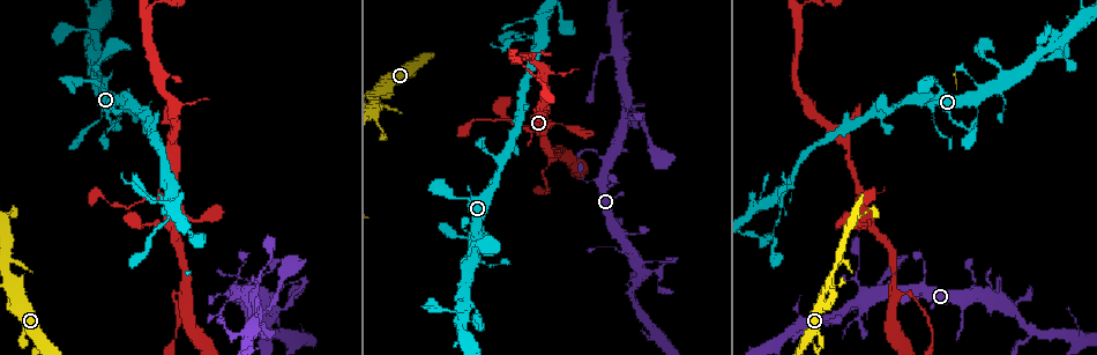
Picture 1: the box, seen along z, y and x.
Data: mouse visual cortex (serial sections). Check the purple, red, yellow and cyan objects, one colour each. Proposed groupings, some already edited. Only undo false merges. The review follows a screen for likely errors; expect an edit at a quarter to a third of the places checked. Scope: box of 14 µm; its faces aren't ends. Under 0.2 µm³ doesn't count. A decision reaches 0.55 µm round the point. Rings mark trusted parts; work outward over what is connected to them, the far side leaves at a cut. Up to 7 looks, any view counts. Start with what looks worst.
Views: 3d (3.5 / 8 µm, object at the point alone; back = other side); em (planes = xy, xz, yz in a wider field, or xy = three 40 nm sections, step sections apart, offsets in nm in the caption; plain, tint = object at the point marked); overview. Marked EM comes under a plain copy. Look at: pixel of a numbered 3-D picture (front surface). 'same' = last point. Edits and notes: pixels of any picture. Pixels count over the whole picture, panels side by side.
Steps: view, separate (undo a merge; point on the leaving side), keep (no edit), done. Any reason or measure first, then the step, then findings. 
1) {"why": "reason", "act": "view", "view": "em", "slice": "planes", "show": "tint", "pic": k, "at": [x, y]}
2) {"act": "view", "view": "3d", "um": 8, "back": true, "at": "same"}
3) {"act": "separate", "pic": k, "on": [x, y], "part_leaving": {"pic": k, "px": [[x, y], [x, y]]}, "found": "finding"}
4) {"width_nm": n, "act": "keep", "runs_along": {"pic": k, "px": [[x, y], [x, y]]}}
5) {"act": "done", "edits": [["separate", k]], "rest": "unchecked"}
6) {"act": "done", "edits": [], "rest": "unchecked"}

{"why": "abrupt turn", "act": "view", "view": "3d", "um": 3.5, "pic": 1, "at": [173, 295]}

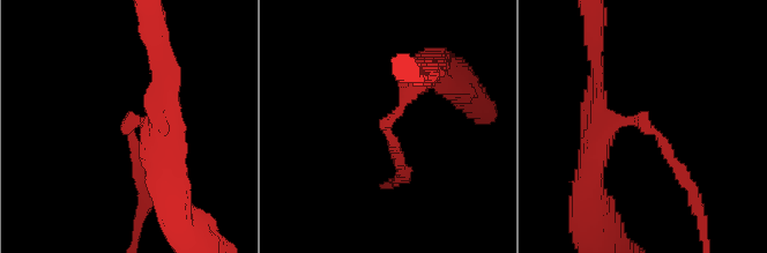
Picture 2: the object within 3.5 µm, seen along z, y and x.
{"act": "view", "view": "em", "slice": "xy", "step": 1, "show": "tint", "pic": 2, "at": [389, 130]}

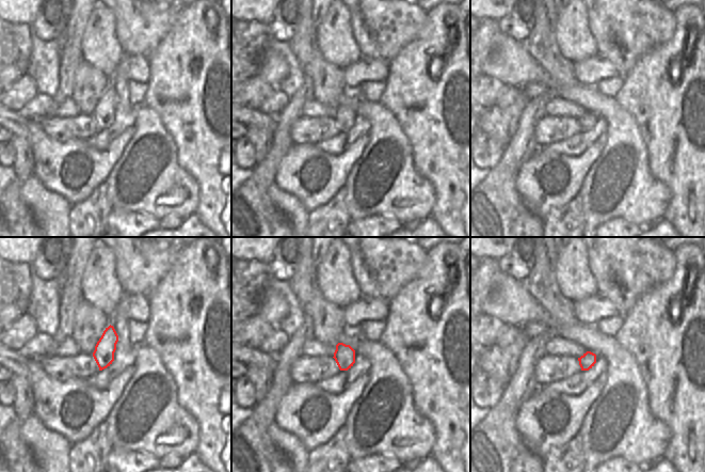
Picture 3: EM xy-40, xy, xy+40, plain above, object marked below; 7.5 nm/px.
{"width_nm": 160, "act": "keep", "runs_along": {"pic": 2, "px": [[597, 112], [653, 129], [691, 193]]}, "found": "one cell here"}

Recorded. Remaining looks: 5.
{"why": "three arms meet", "act": "view", "view": "3d", "um": 3.5, "back": true, "pic": 1, "at": [829, 285]}

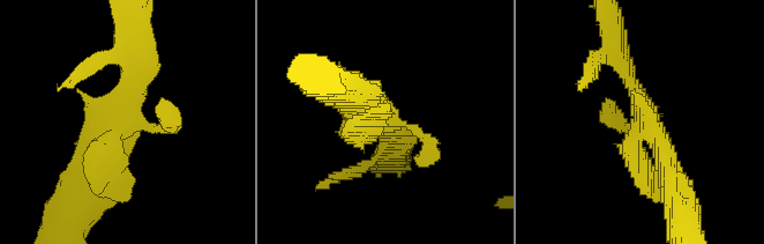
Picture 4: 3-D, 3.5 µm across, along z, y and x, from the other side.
{"act": "view", "view": "em", "slice": "xy", "step": 1, "show": "tint", "pic": 4, "at": [118, 121]}

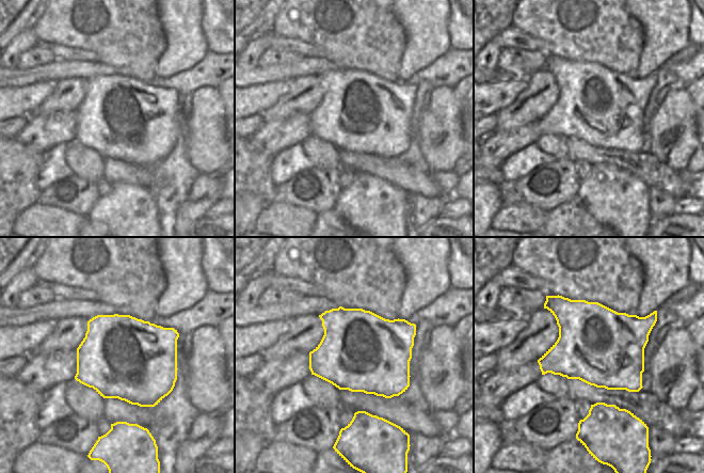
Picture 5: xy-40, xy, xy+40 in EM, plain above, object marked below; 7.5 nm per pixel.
{"act": "keep", "found": "one cell here"}

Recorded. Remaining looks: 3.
{"why": "three-way junction", "act": "view", "view": "3d", "um": 3.5, "back": true, "pic": 1, "at": [848, 308]}

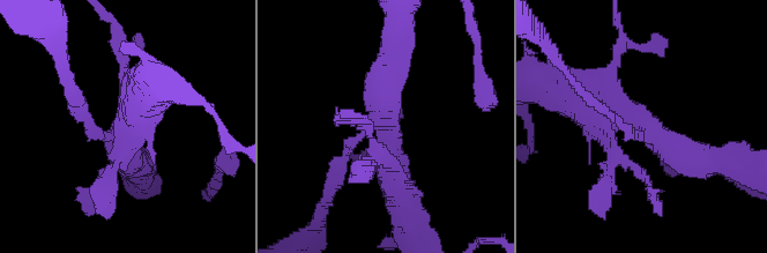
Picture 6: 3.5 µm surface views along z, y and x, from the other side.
{"arms": 3, "arm_widths_nm": [150, 400, 400], "why": "now the EM", "act": "view", "view": "em", "slice": "xy", "step": 2, "show": "tint", "pic": 6, "at": [653, 132]}

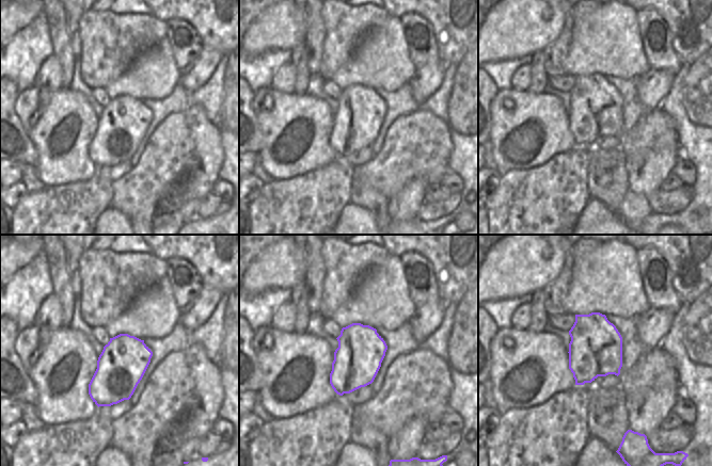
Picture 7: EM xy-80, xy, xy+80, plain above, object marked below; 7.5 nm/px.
{"act": "keep", "runs_along": {"pic": 6, "px": [[586, 102], [619, 102], [716, 163]]}, "found": "continuous, no second cell"}

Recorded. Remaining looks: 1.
{"act": "done", "edits": [], "rest": "unchecked"}

